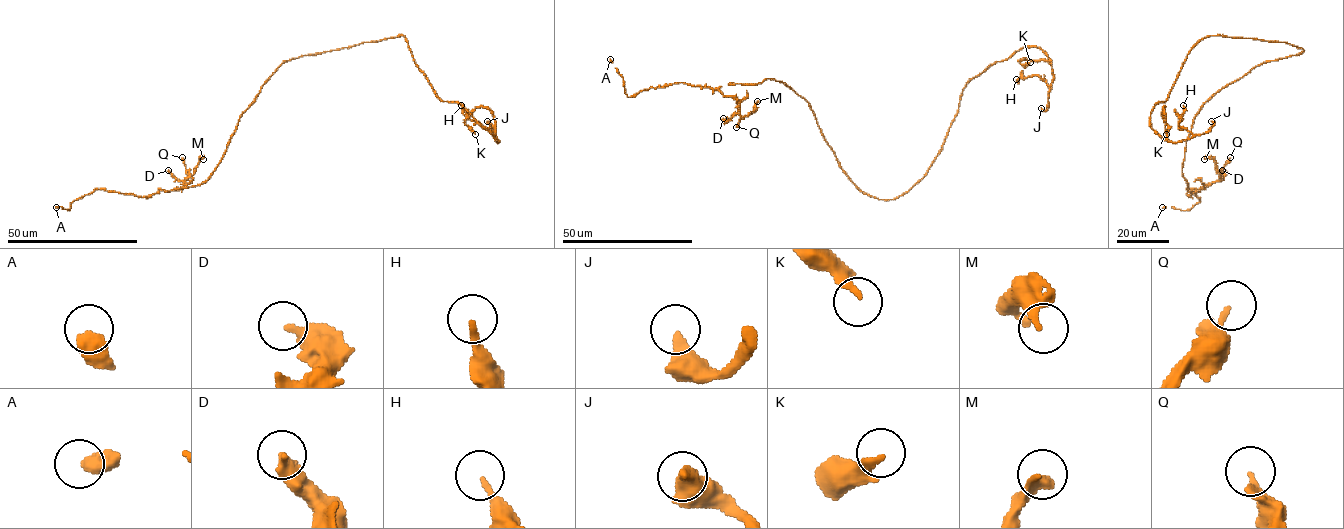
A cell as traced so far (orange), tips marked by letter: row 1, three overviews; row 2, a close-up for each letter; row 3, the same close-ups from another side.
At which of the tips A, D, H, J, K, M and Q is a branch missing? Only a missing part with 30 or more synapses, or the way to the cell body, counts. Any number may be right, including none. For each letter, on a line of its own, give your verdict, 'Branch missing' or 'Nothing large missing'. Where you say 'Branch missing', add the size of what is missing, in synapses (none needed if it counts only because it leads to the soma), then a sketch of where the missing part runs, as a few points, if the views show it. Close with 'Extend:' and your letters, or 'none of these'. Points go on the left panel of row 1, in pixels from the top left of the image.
A: Nothing large missing
D: Nothing large missing
H: Nothing large missing
J: Nothing large missing
K: Nothing large missing
M: Nothing large missing
Q: Nothing large missing
Extend: none of these

